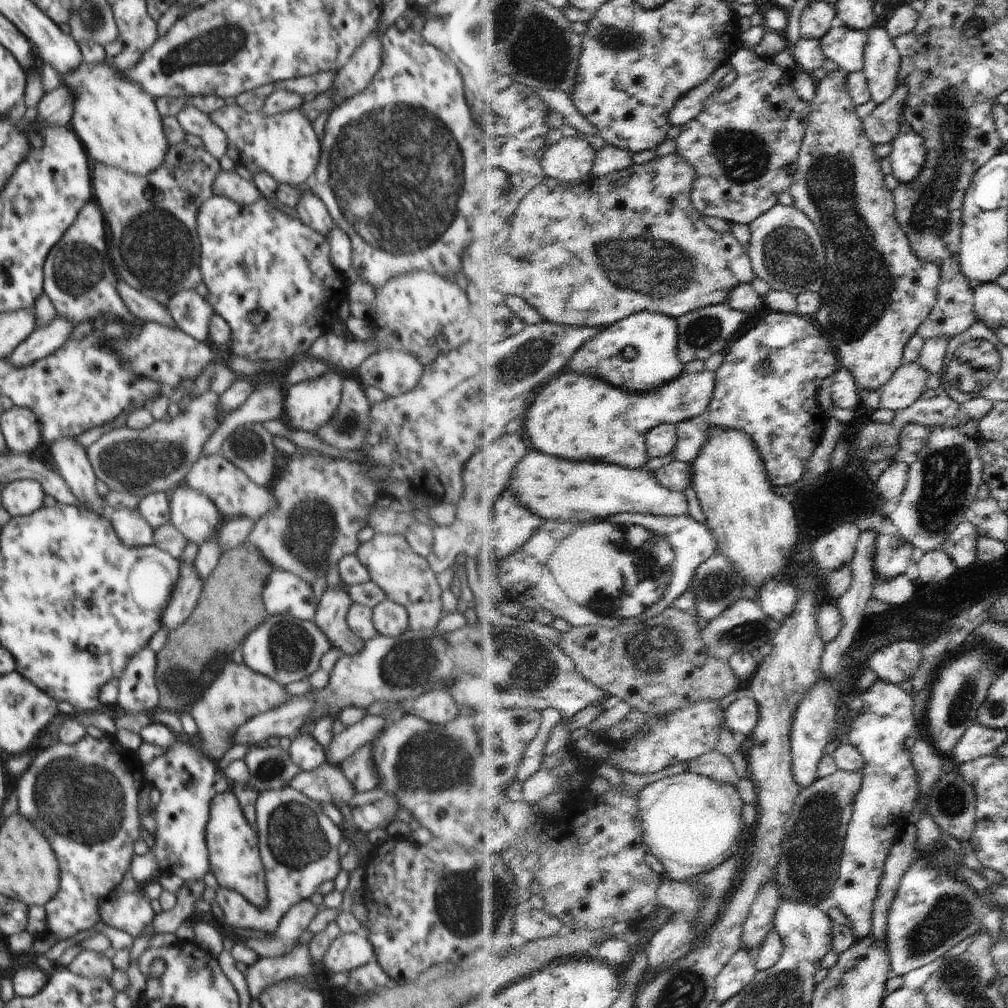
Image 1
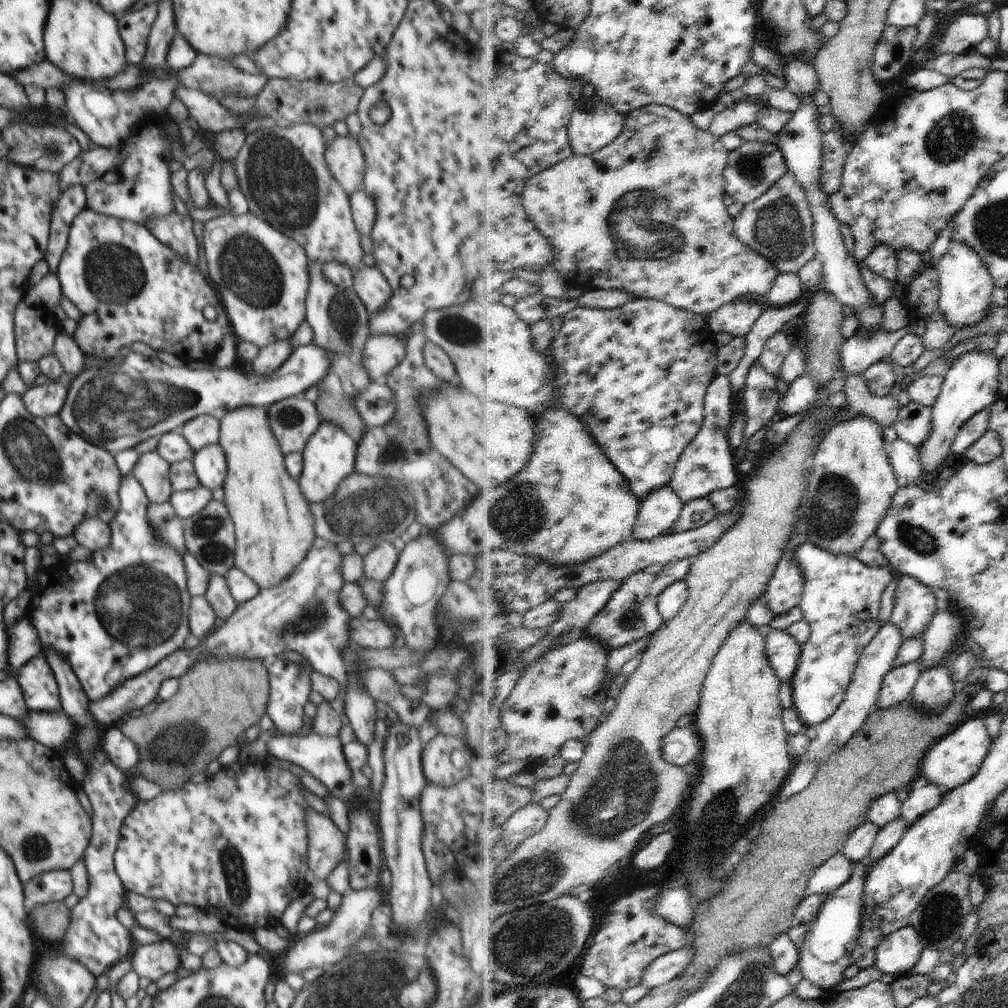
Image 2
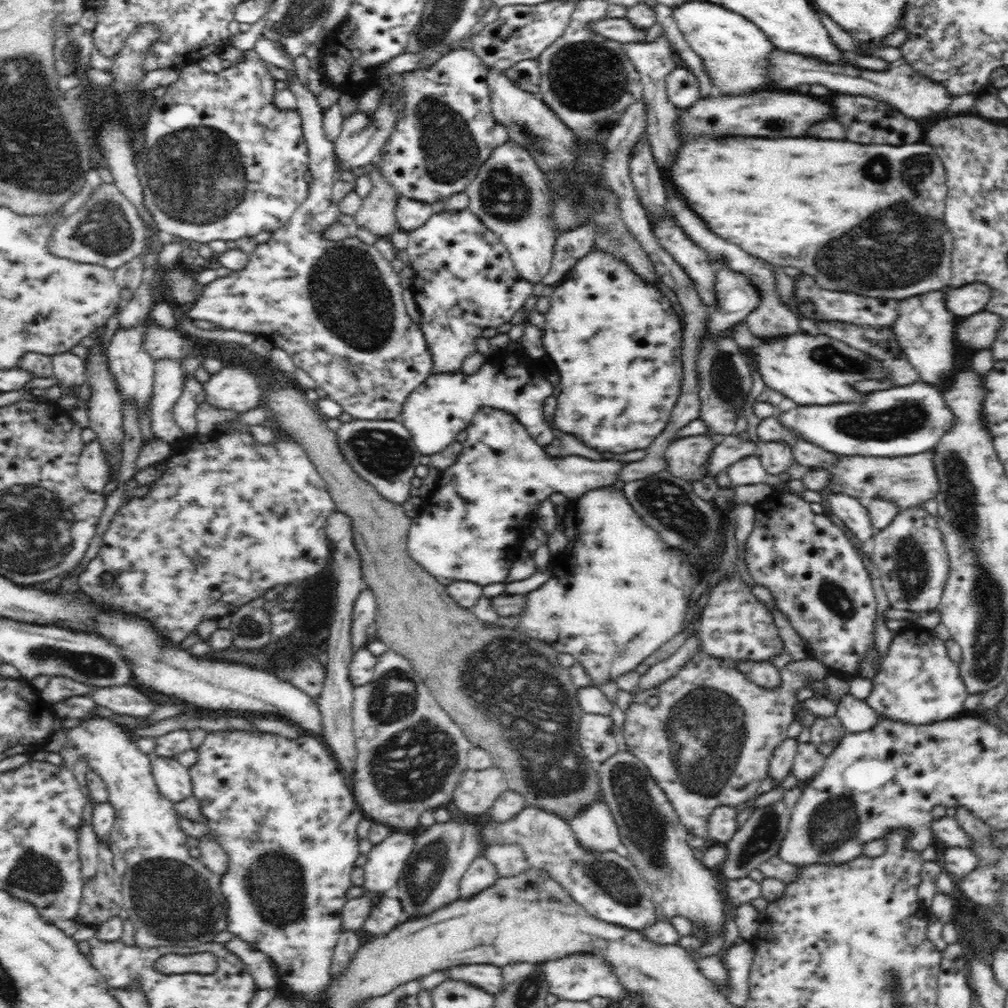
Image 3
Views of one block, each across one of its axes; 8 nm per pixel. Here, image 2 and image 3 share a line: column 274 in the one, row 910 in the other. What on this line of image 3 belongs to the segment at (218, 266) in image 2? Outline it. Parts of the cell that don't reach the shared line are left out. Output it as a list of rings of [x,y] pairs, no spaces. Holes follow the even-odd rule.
[[[250,731],[207,733],[203,743],[197,748],[198,762],[188,768],[192,779],[192,794],[200,803],[200,812],[206,818],[214,839],[228,855],[228,872],[222,874],[219,889],[224,892],[228,901],[226,930],[236,937],[249,942],[253,947],[267,954],[277,964],[277,975],[292,990],[293,994],[301,994],[309,1006],[320,1006],[324,1002],[326,986],[330,982],[331,960],[340,933],[343,906],[348,900],[347,894],[352,888],[350,875],[354,870],[354,862],[360,856],[358,839],[358,823],[365,818],[361,808],[355,801],[350,779],[343,774],[334,754],[328,749],[320,736],[302,732],[302,736],[290,740],[270,732],[250,733]]]

